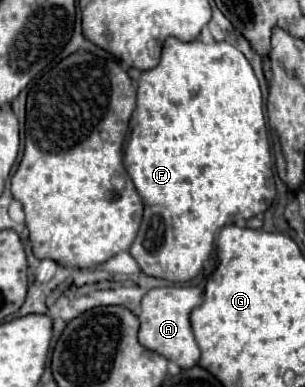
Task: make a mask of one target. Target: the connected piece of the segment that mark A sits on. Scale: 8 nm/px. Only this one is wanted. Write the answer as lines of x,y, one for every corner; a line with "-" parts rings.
158,287
144,295
140,309
140,333
138,339
146,349
164,355
182,369
190,369
200,359
200,347
190,327
190,311
204,303
204,291
200,287

